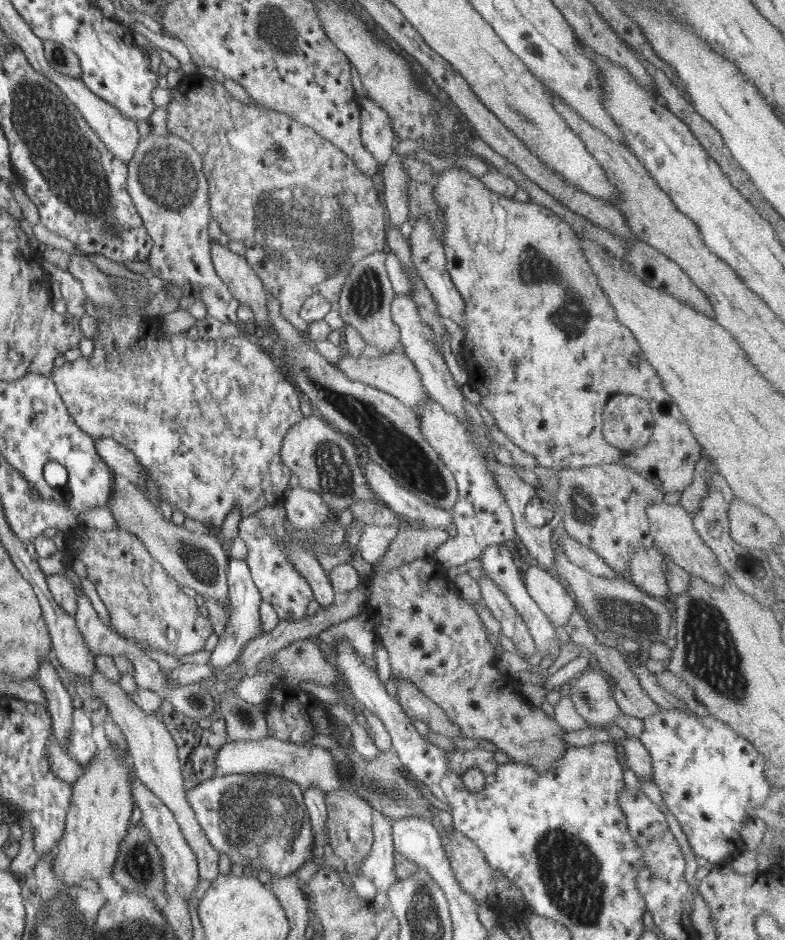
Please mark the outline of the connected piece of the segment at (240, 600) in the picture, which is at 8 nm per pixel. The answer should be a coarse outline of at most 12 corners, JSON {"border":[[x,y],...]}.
{"border":[[229,559],[227,625],[210,656],[222,670],[263,634],[263,598],[246,560]]}

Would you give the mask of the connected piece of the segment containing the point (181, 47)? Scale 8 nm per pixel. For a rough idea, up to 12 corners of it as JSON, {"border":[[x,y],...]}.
{"border":[[141,22],[128,27],[178,59],[185,75],[198,72],[188,48],[177,38],[155,34]]}

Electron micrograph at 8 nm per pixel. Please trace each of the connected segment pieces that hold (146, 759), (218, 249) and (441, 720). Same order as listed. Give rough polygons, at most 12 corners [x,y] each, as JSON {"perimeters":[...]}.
{"perimeters":[[[97,668],[89,696],[124,735],[135,775],[173,812],[214,882],[220,854],[186,798],[177,744]],[[211,241],[216,274],[251,306],[254,325],[270,326],[265,285],[245,255]],[[394,679],[401,708],[433,732],[462,737],[461,728],[408,679]]]}

